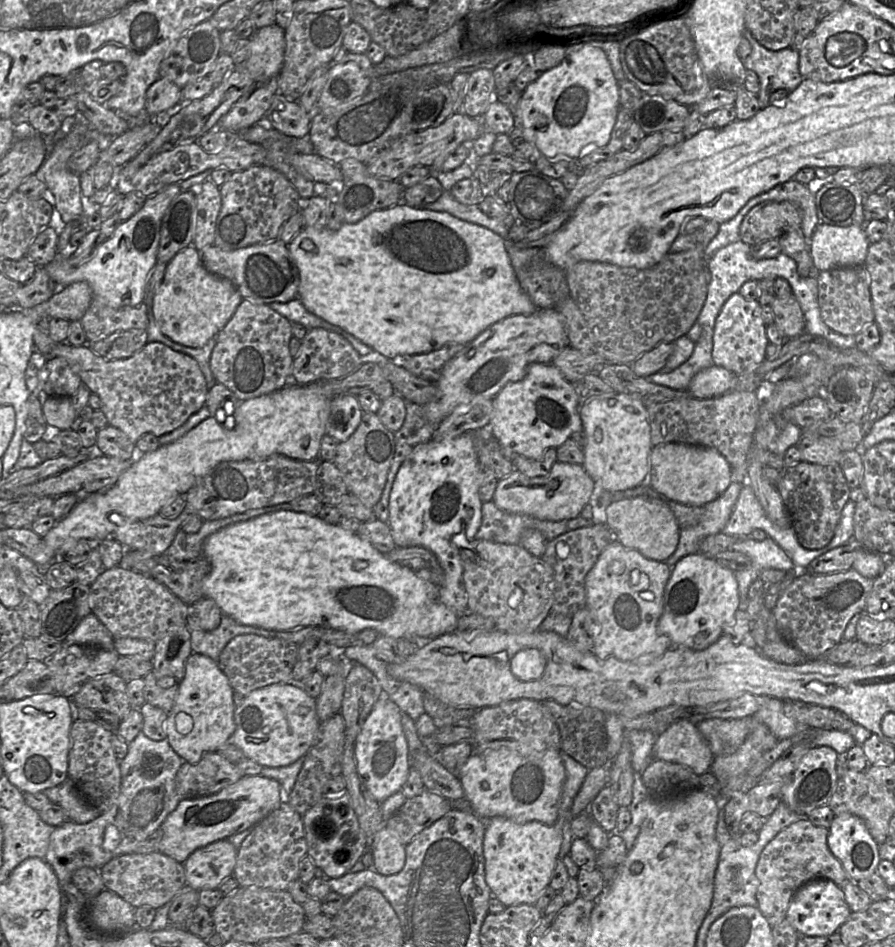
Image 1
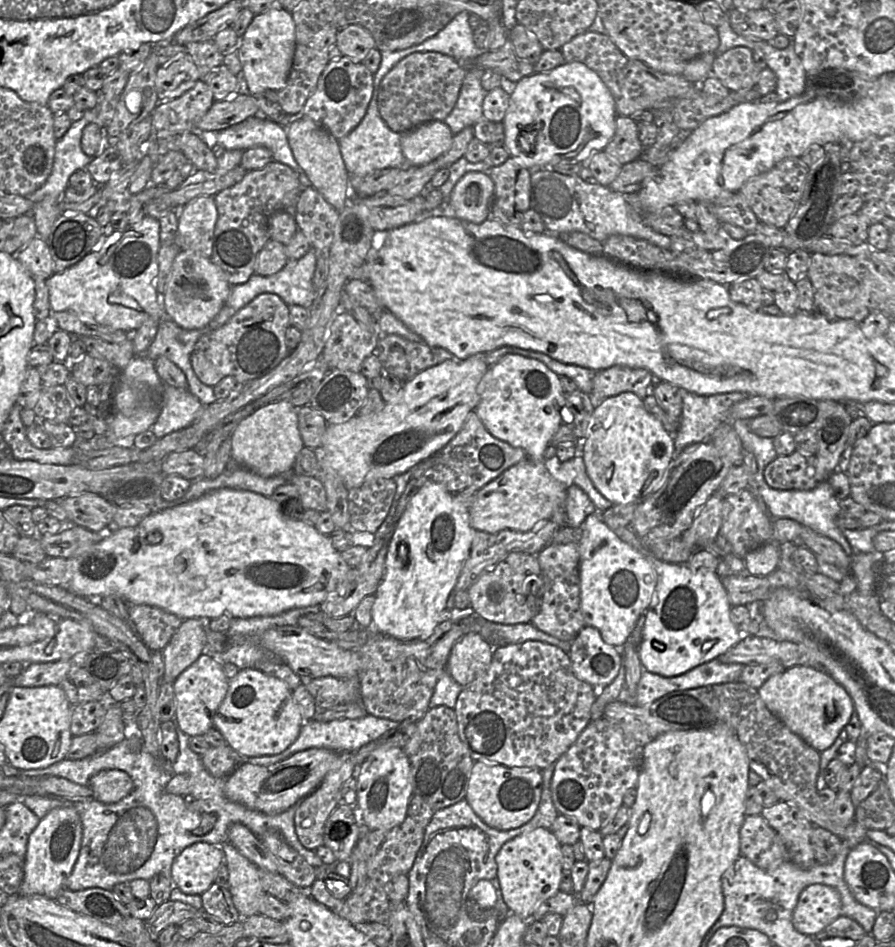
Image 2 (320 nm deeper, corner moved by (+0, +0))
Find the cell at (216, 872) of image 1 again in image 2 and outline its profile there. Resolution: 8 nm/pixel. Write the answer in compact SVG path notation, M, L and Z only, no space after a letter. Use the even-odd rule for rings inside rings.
M207 842L193 843L174 859L172 882L185 894L201 895L214 883L223 861L221 847Z

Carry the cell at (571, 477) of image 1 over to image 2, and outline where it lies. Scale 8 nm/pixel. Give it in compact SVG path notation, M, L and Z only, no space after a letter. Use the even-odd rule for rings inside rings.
M524 459L478 490L469 508L470 525L476 531L490 534L502 530L529 531L550 520L556 509L565 508L566 489L551 475L545 462Z

